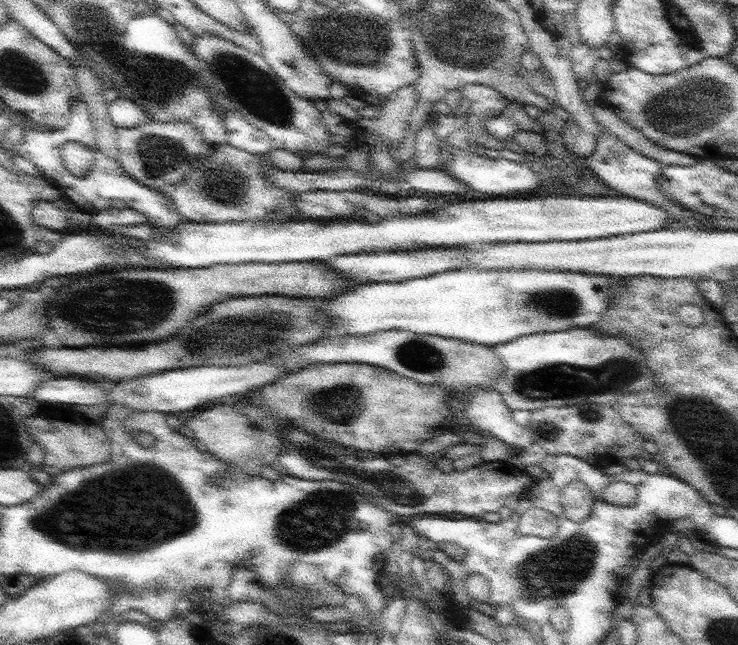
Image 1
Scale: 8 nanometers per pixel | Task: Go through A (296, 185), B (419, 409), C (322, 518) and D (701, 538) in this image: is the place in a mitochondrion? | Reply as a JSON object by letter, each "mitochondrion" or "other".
{"A":"other","B":"other","C":"mitochondrion","D":"other"}

